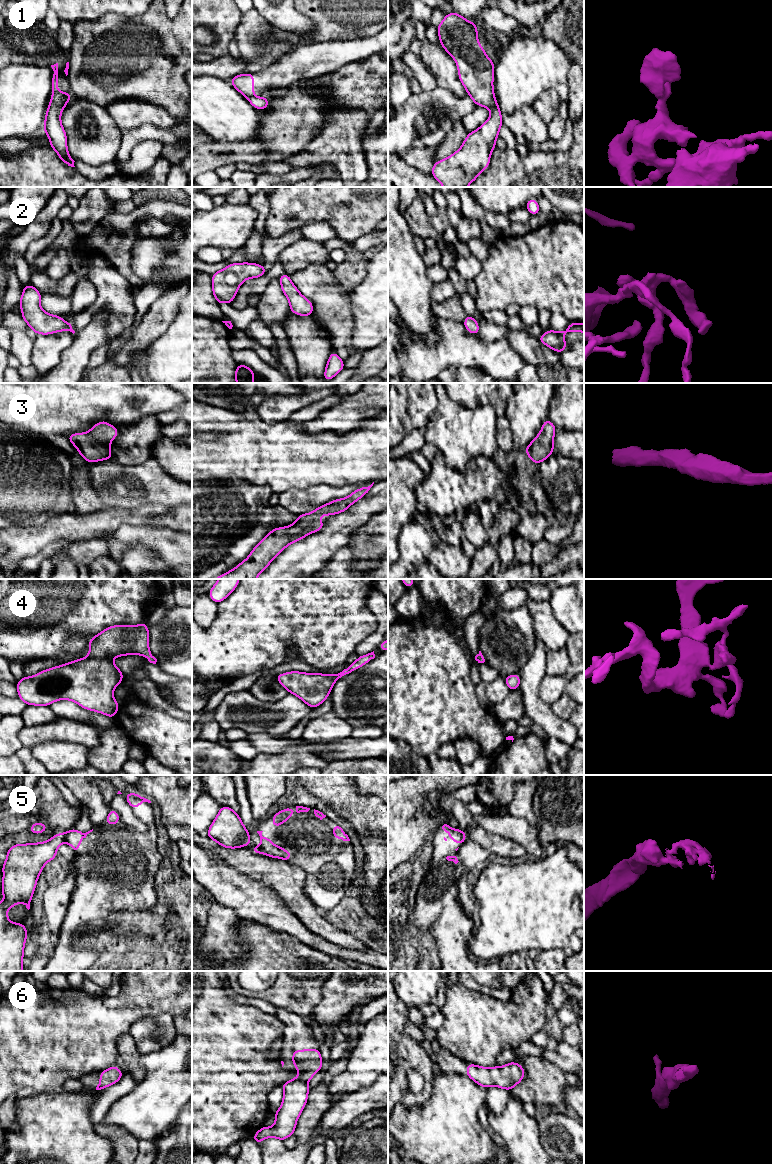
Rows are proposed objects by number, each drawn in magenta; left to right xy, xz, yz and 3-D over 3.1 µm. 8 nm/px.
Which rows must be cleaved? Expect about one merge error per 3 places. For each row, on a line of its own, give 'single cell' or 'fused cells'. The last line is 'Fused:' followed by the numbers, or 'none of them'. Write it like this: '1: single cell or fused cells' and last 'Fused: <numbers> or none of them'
1: fused cells
2: single cell
3: single cell
4: single cell
5: fused cells
6: single cell
Fused: 1, 5

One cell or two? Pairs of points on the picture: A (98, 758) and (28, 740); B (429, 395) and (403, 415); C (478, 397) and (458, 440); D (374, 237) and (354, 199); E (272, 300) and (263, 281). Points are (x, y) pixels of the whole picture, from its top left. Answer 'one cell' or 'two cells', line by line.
A: two cells
B: one cell
C: two cells
D: two cells
E: two cells

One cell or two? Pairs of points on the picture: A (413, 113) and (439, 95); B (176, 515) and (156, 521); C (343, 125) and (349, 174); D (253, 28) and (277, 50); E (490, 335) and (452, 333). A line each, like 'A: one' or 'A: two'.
A: one
B: one
C: one
D: one
E: two

